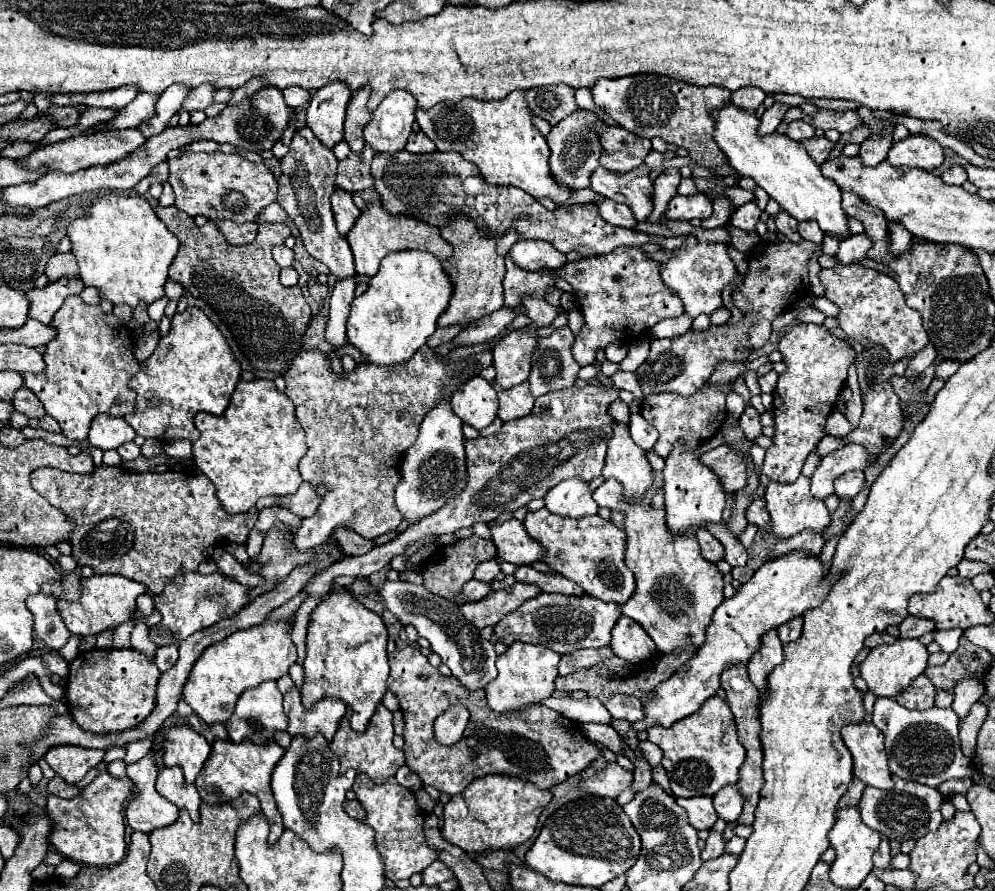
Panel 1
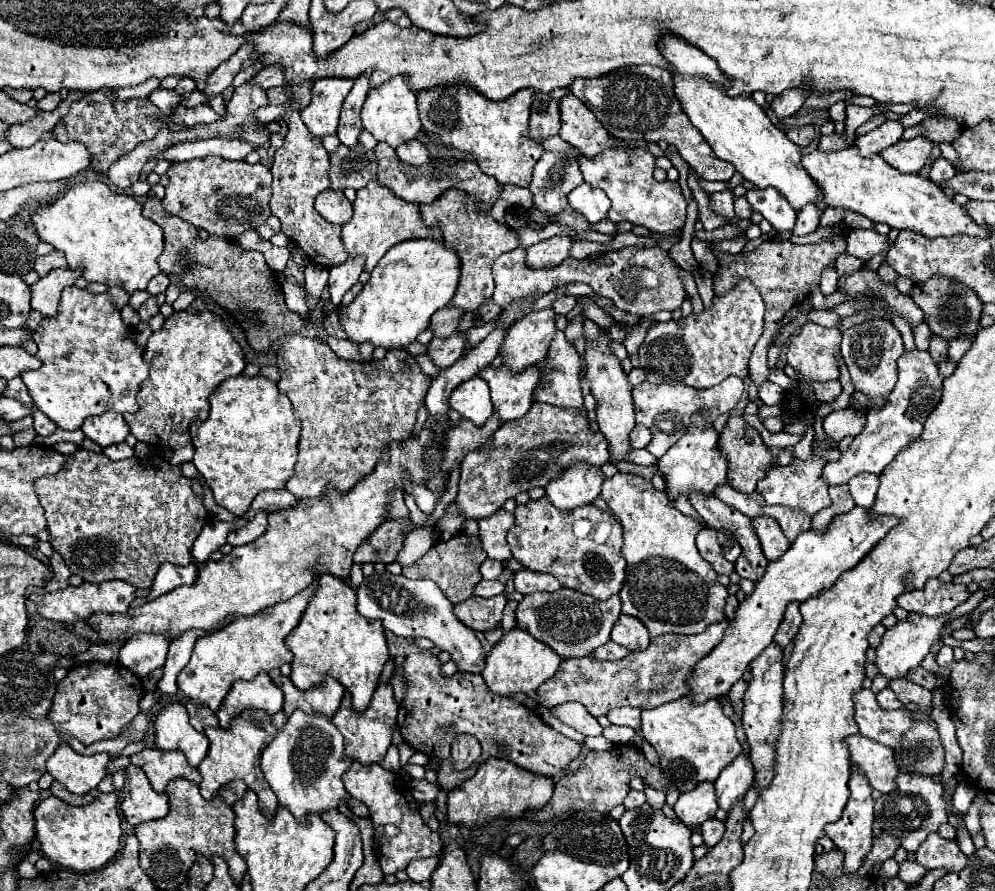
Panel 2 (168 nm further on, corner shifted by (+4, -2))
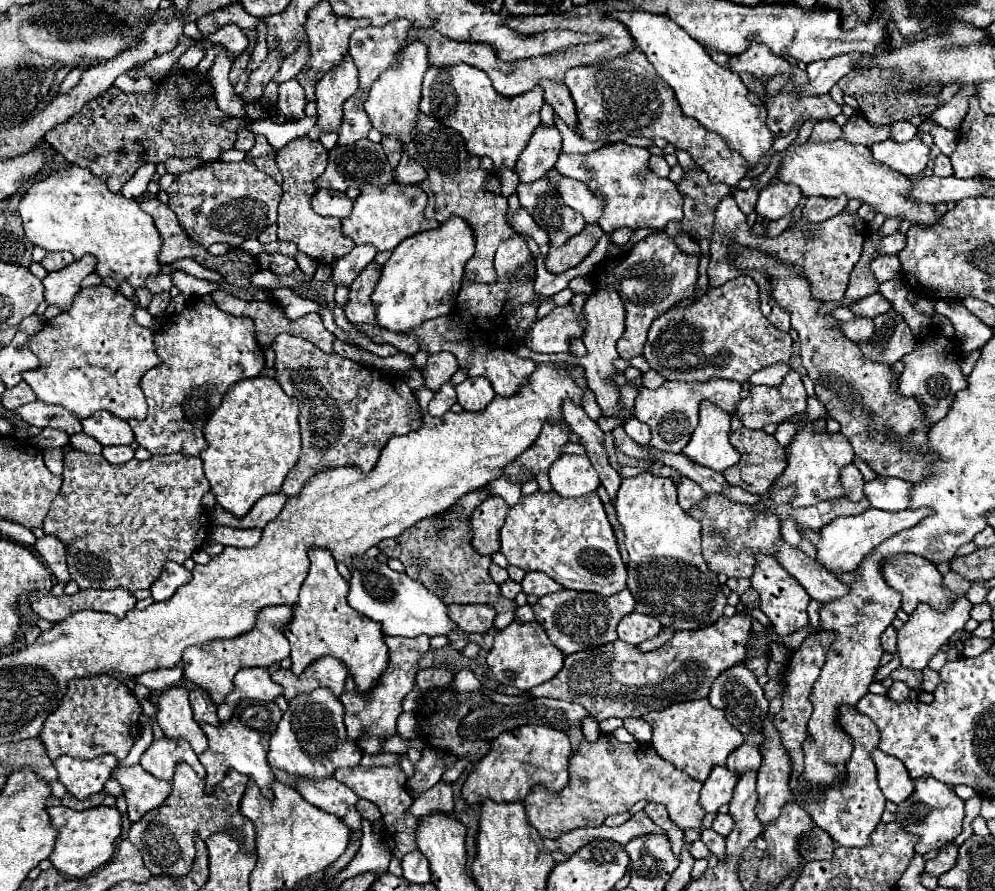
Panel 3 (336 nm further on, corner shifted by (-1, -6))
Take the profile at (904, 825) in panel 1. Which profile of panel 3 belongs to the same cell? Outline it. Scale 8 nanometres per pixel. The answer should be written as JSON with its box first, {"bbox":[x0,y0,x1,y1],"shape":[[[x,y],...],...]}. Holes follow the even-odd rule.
{"bbox":[896,777,964,855],"shape":[[[934,777],[914,779],[914,793],[902,801],[896,809],[896,823],[908,831],[918,835],[918,843],[914,847],[916,853],[924,855],[928,851],[940,849],[950,843],[954,837],[962,833],[962,819],[964,819],[964,801],[954,793],[952,787],[936,781]]]}

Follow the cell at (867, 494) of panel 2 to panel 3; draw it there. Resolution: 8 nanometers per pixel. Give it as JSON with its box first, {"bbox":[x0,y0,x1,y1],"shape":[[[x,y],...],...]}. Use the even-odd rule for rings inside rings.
{"bbox":[864,477,910,511],"shape":[[[876,477],[872,481],[866,481],[864,495],[870,501],[874,509],[884,511],[902,511],[908,507],[908,495],[910,495],[910,483],[902,479],[890,479],[890,477]]]}

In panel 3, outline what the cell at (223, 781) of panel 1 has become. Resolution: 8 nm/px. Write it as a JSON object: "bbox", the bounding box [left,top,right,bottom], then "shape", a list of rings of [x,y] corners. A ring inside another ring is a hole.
{"bbox":[200,699,282,799],"shape":[[[244,699],[238,703],[232,719],[228,723],[220,723],[220,725],[206,725],[202,723],[202,731],[208,737],[208,751],[204,751],[200,755],[200,763],[206,769],[206,793],[214,793],[216,785],[226,777],[228,769],[236,769],[238,773],[248,775],[252,781],[256,781],[256,785],[260,787],[262,795],[266,799],[270,799],[272,795],[272,781],[274,781],[274,773],[266,761],[266,747],[270,741],[270,735],[276,731],[278,723],[282,719],[282,711],[278,709],[278,705],[274,701],[268,703],[260,703],[260,701],[250,701]]]}

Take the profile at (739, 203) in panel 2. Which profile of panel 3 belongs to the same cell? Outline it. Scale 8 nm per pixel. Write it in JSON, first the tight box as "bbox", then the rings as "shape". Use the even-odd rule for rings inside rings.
{"bbox":[734,189,758,215],"shape":[[[746,189],[746,191],[736,191],[734,193],[734,199],[736,199],[736,203],[738,203],[738,207],[740,207],[740,211],[744,213],[744,215],[750,215],[752,211],[754,211],[754,207],[756,207],[756,199],[758,199],[758,191],[756,189]]]}

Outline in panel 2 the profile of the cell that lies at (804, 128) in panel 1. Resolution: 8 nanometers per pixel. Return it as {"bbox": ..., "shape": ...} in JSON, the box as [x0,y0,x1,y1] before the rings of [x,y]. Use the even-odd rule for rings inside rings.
{"bbox":[787,125,817,147],"shape":[[[815,125],[797,127],[797,129],[789,131],[787,137],[789,137],[795,145],[799,145],[799,147],[811,147],[813,143],[817,143],[817,131],[815,131]]]}

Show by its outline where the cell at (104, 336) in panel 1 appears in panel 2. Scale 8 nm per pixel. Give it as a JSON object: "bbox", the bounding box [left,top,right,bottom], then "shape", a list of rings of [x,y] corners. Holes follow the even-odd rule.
{"bbox":[21,285,149,431],"shape":[[[75,285],[67,287],[67,289],[63,291],[63,297],[61,297],[61,303],[59,303],[59,313],[57,313],[57,317],[51,317],[51,319],[45,317],[45,319],[37,325],[37,329],[33,331],[33,341],[35,341],[37,347],[39,347],[37,359],[39,359],[43,365],[41,365],[37,371],[23,371],[23,373],[21,373],[21,379],[23,379],[23,383],[27,385],[29,395],[33,397],[35,407],[37,407],[39,411],[43,411],[51,421],[55,421],[57,427],[69,429],[69,431],[79,429],[81,423],[83,423],[87,417],[91,417],[91,415],[101,415],[101,413],[105,413],[105,411],[113,411],[113,413],[127,413],[127,411],[135,413],[135,411],[139,411],[139,405],[137,405],[137,399],[135,399],[135,397],[137,397],[137,391],[139,391],[141,381],[147,379],[147,375],[149,375],[149,363],[143,361],[143,349],[137,345],[135,335],[137,335],[137,329],[127,327],[127,325],[123,323],[121,313],[119,313],[119,309],[113,305],[113,299],[111,299],[109,293],[91,293],[91,291],[79,289],[79,287],[75,287]]]}

